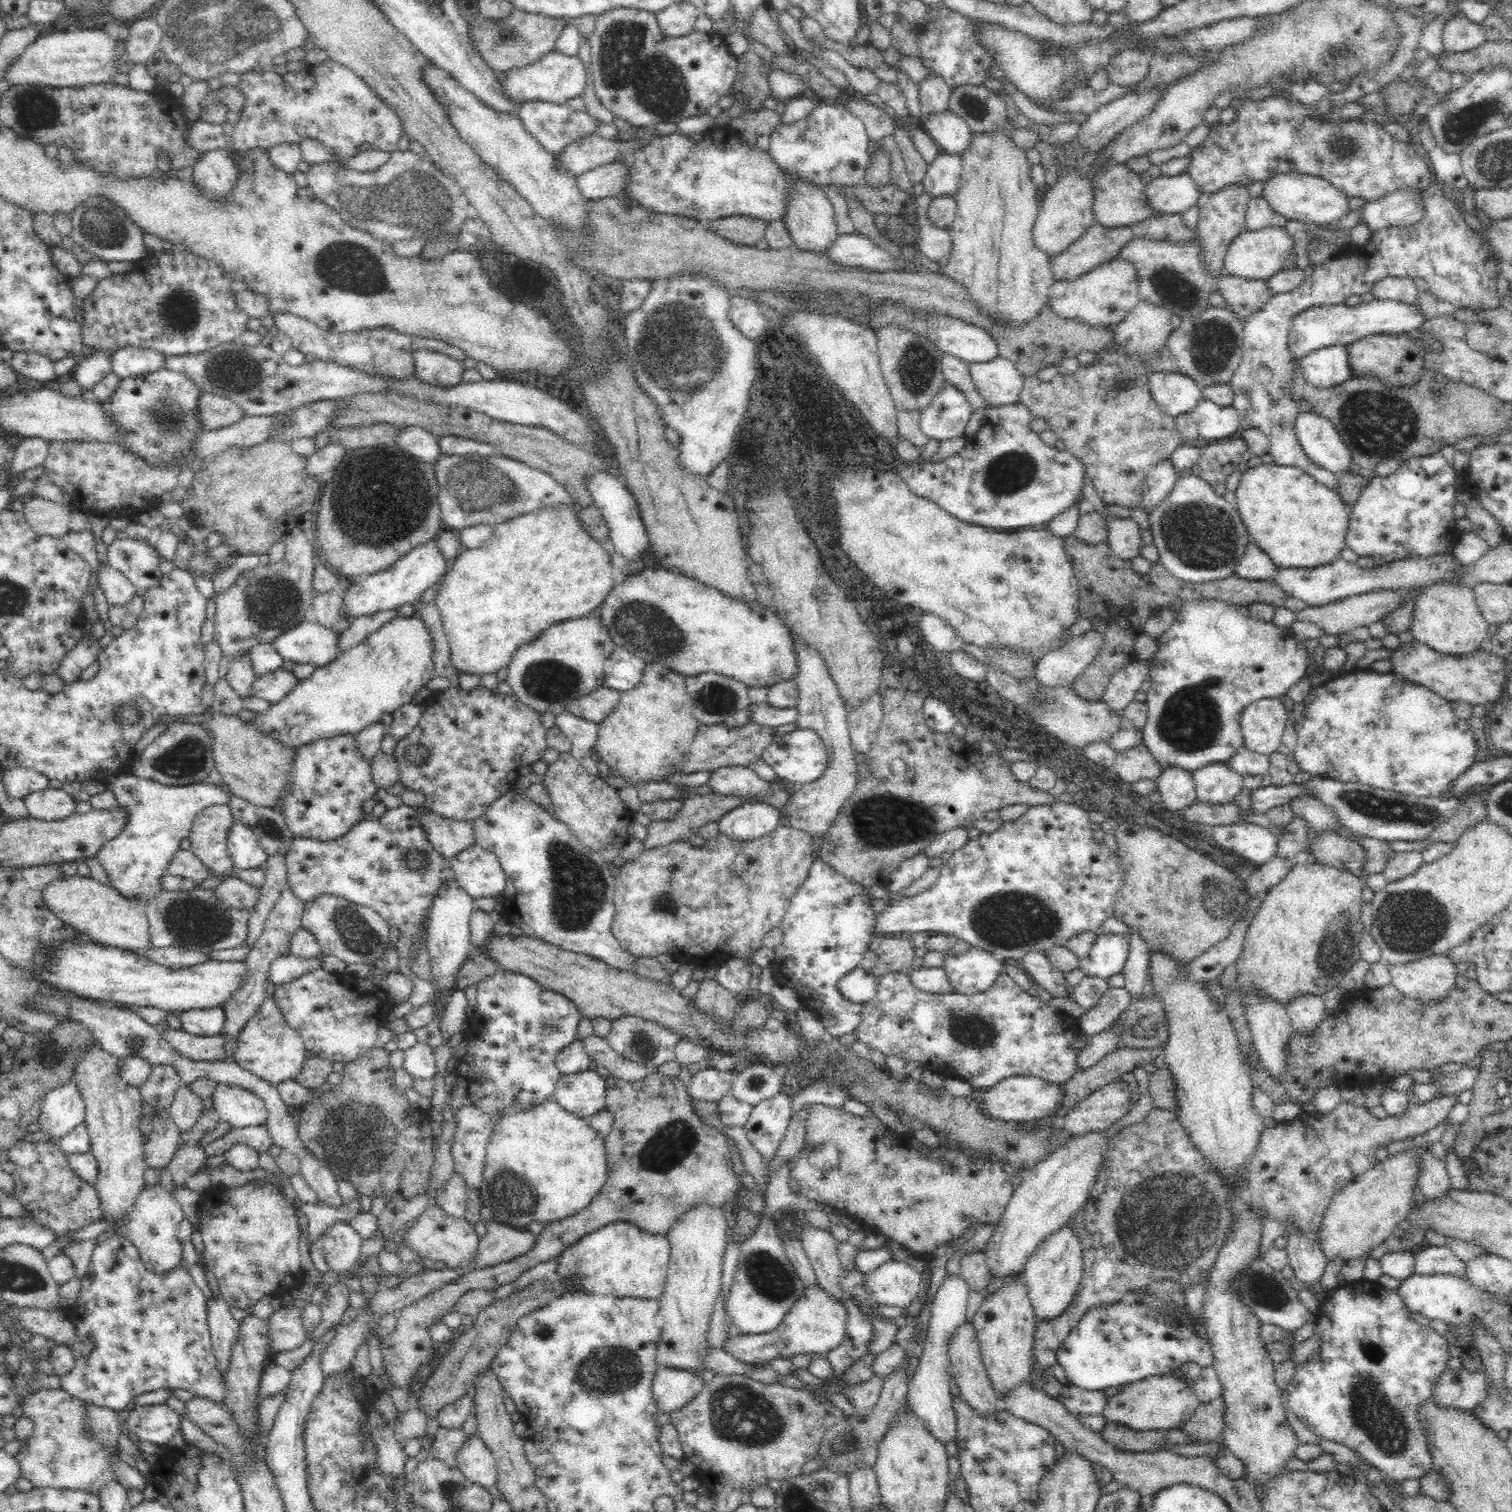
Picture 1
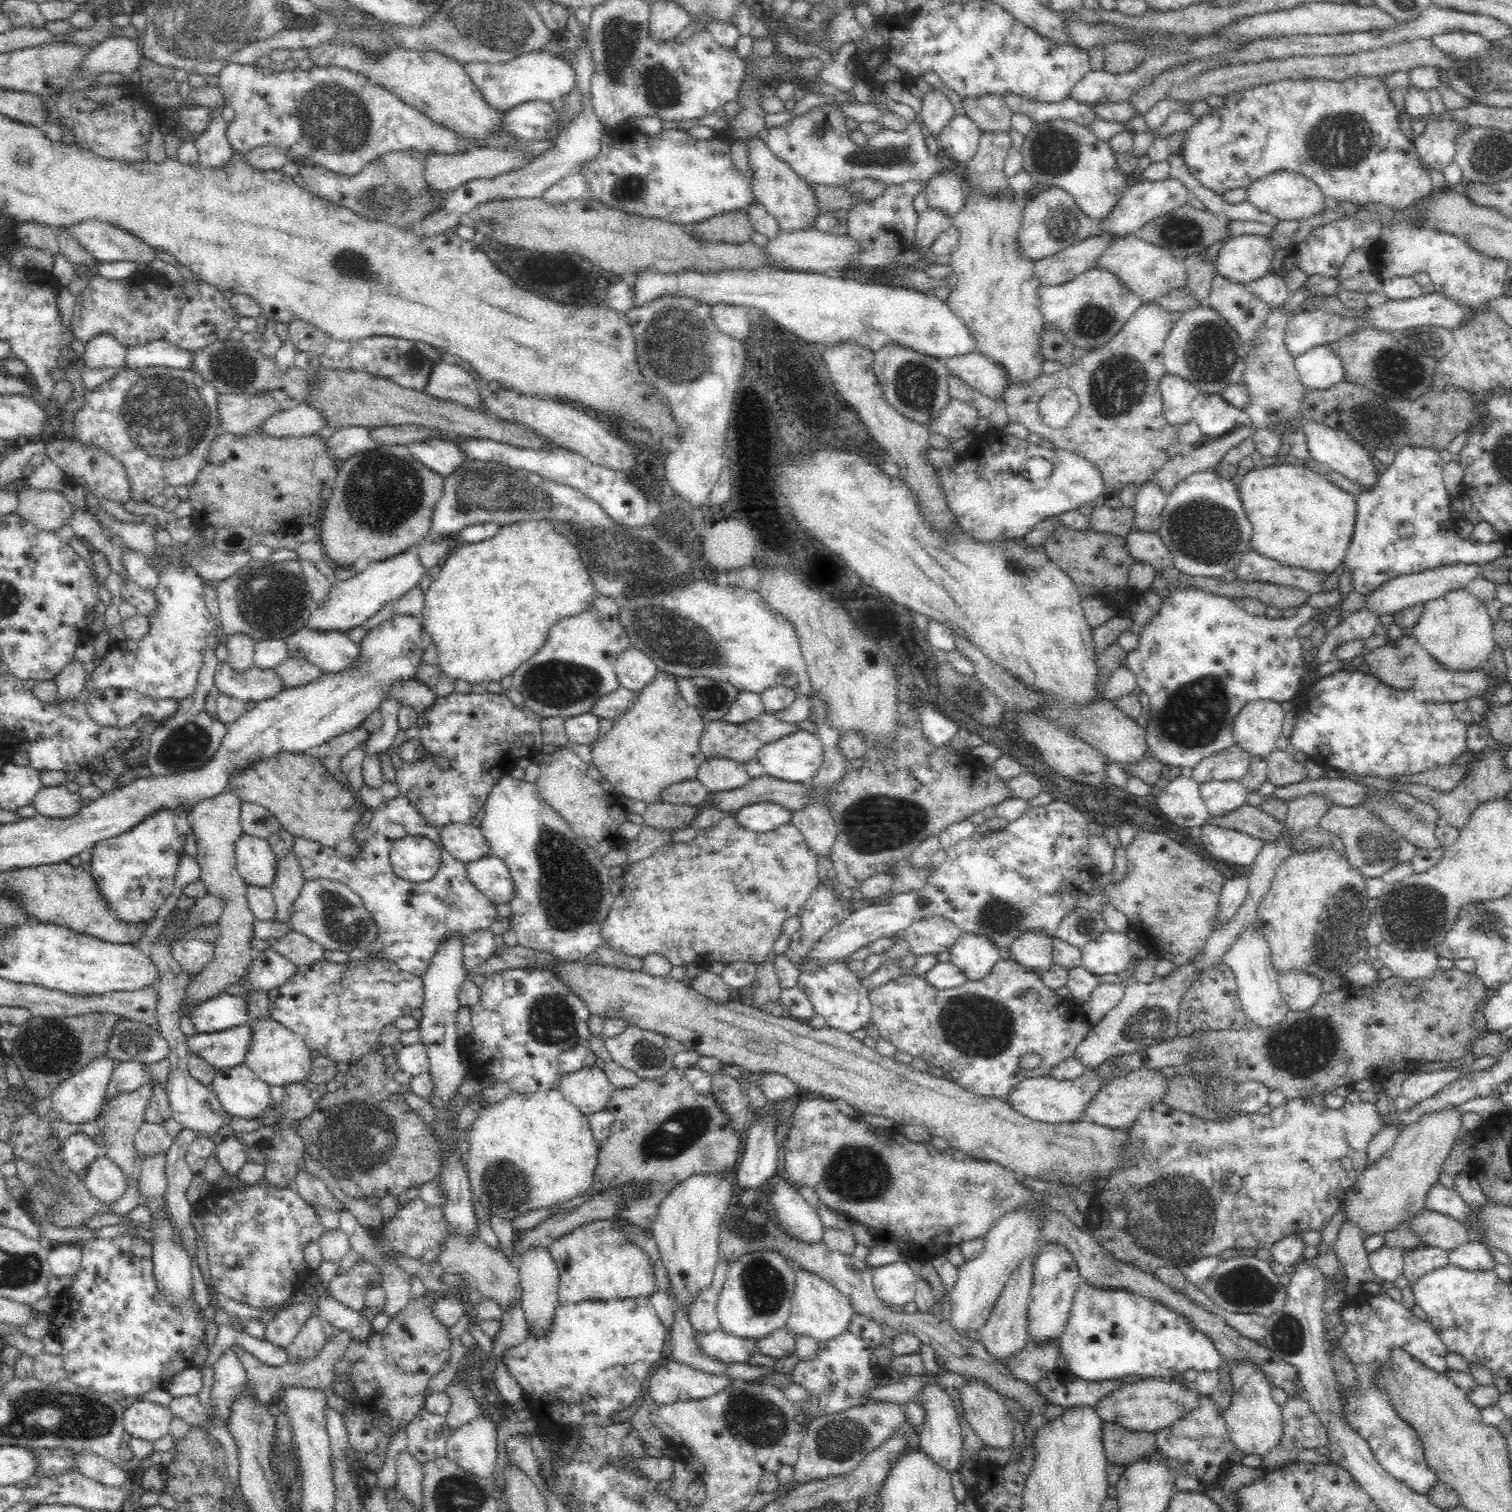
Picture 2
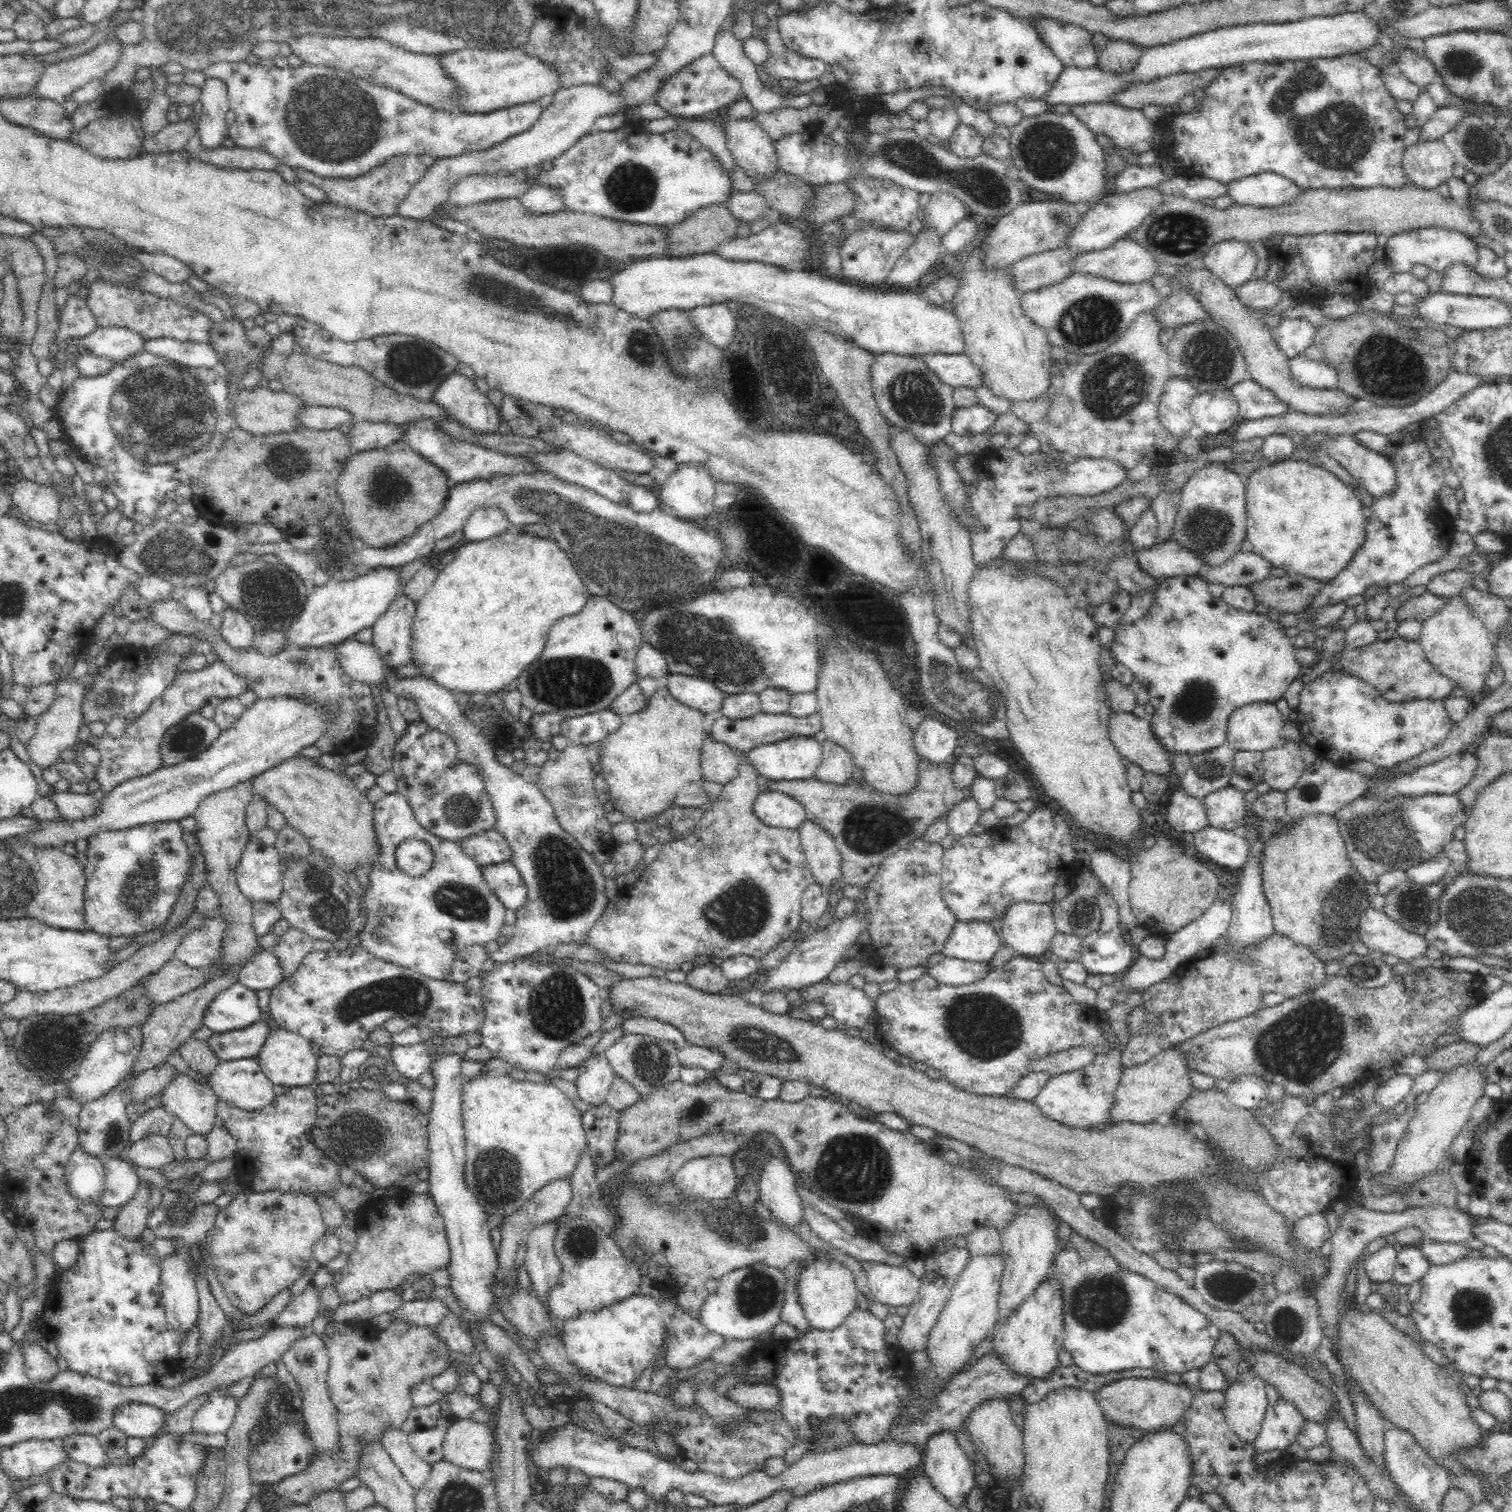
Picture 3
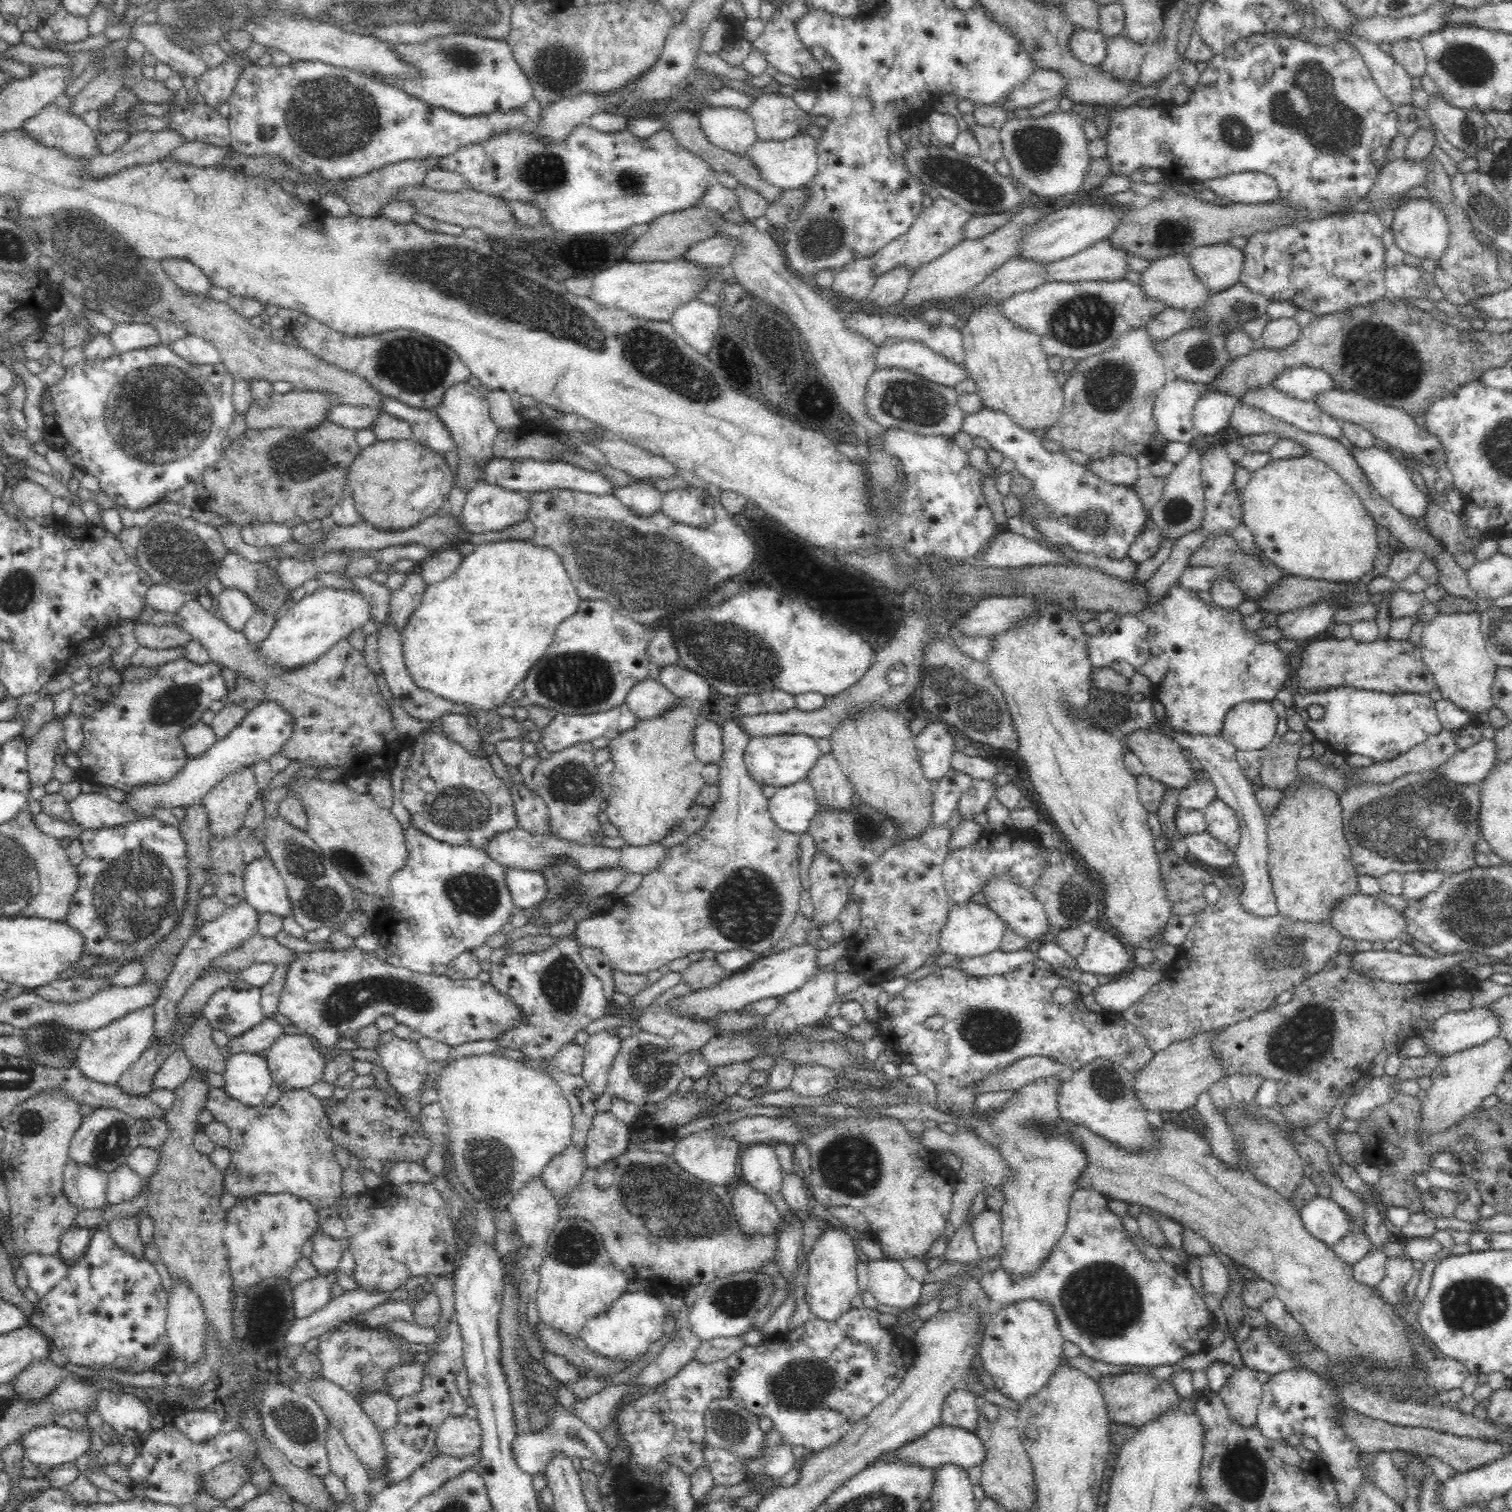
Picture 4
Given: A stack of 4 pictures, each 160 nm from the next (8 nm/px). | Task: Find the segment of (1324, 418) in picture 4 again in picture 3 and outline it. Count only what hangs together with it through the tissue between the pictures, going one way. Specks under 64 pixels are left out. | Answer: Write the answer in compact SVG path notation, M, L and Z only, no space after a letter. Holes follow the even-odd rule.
M1250 378L1231 386L1230 389L1232 395L1236 397L1239 415L1243 420L1280 416L1291 410L1272 391L1262 388Z

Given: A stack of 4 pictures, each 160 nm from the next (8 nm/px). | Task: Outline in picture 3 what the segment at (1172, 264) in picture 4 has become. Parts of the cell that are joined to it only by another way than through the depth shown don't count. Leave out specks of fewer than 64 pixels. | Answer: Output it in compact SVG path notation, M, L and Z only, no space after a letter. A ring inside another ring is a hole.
M1206 268L1196 269L1194 272L1189 271L1184 276L1178 277L1177 280L1179 281L1177 288L1185 287L1196 292L1199 301L1211 319L1222 325L1228 333L1234 336L1247 362L1248 378L1258 383L1262 388L1272 391L1278 399L1288 405L1288 408L1317 415L1330 412L1332 408L1341 414L1347 414L1348 410L1353 410L1352 406L1354 406L1356 399L1348 396L1339 388L1320 390L1303 385L1296 380L1289 367L1289 358L1279 349L1274 337L1272 337L1271 329L1266 324L1266 318L1272 313L1270 310L1260 310L1259 308L1252 310L1244 306L1244 303L1237 297L1235 289L1224 284Z

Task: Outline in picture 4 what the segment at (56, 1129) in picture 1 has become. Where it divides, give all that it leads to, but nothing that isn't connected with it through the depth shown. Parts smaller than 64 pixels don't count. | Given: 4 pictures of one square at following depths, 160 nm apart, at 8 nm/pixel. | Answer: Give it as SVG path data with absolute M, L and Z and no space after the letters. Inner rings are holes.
M151 1006L138 1008L127 1013L107 1026L91 1031L78 1048L75 1066L87 1080L104 1085L117 1085L124 1072L127 1072L148 1048L153 1040L155 1017Z

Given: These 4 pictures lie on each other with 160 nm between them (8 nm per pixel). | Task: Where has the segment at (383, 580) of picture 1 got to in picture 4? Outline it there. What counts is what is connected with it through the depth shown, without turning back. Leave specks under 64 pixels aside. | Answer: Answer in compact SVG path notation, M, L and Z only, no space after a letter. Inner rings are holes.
M320 585L310 596L292 601L286 616L278 618L270 634L256 644L270 664L295 670L320 658L334 644L347 639L354 630L372 619L372 603L358 590L336 590Z

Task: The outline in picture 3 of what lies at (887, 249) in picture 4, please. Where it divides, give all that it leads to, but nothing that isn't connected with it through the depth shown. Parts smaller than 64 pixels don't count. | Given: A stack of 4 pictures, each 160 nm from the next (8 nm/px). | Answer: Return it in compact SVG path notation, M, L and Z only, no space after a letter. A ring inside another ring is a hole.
M934 192L924 214L923 226L935 228L940 236L944 236L957 222L970 215L960 199L948 192Z

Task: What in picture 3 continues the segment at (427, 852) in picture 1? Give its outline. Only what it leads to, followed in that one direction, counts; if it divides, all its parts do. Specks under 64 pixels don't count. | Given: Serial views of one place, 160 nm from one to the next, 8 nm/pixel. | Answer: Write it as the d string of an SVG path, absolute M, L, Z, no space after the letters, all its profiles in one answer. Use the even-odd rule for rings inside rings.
M398 791L389 793L382 800L375 802L373 807L374 833L380 845L380 854L378 858L374 858L374 864L367 872L369 883L362 886L364 892L361 898L366 910L367 923L358 934L358 945L376 958L419 972L428 978L436 980L451 978L451 966L457 952L470 944L486 944L501 936L500 931L506 918L504 912L507 908L486 885L482 877L481 864L466 855L455 841L440 838L424 829L403 794ZM406 838L417 838L429 842L432 847L433 865L422 876L410 877L396 867L394 850Z

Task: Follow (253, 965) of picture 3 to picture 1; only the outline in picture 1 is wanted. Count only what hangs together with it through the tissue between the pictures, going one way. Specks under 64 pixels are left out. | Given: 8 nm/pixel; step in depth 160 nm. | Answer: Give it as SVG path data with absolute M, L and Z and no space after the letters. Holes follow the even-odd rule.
M288 952L288 954L274 959L274 962L270 965L267 980L272 984L279 985L300 978L307 972L324 969L322 963L325 957L326 954L321 953L314 958L302 958Z

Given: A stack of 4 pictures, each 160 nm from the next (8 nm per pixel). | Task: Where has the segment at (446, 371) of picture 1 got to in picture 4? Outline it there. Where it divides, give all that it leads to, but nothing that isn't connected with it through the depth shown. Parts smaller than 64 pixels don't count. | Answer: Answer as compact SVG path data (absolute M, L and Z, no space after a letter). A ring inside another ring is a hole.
M464 380L464 382L452 384L444 392L440 404L436 404L432 411L450 431L457 446L455 454L458 455L460 466L458 466L458 476L455 476L455 482L462 488L472 482L477 482L482 476L482 464L486 464L494 454L493 442L499 431L491 419L488 399L482 397L476 387L472 387L468 381Z

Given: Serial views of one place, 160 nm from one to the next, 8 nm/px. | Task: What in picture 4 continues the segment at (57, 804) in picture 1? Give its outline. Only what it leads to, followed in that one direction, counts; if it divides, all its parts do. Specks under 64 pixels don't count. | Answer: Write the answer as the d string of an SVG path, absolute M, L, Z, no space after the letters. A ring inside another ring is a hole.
M100 792L80 793L68 804L73 821L83 829L114 827L139 820L128 805L111 800Z

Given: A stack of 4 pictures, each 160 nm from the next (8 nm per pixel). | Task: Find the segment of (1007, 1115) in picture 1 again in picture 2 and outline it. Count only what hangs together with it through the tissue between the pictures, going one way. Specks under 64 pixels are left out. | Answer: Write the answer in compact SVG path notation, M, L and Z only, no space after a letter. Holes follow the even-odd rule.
M1088 1069L1084 1076L1074 1080L1056 1080L1048 1076L1038 1076L1022 1080L1004 1098L1014 1111L1044 1123L1076 1122L1082 1120L1084 1108L1090 1104L1096 1094L1109 1082L1101 1080L1094 1069Z

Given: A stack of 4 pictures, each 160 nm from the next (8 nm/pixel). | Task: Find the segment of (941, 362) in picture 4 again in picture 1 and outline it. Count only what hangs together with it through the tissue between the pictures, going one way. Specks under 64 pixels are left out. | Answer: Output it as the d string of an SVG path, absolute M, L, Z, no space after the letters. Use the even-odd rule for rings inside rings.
M998 355L987 363L969 363L969 367L976 390L988 406L1019 402L1024 376L1011 360Z

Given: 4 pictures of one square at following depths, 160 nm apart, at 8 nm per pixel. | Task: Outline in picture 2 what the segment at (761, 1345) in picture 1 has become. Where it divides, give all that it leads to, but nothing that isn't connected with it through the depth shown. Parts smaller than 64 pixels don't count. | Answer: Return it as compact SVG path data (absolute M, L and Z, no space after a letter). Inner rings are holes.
M803 1269L795 1271L795 1273L795 1296L792 1300L790 1314L783 1328L794 1338L802 1335L810 1336L818 1344L834 1340L848 1328L853 1320L855 1312L849 1299L818 1275ZM724 1329L715 1330L708 1334L695 1332L695 1337L704 1354L722 1362L747 1363L753 1354L761 1353L757 1347L759 1339L734 1336Z

